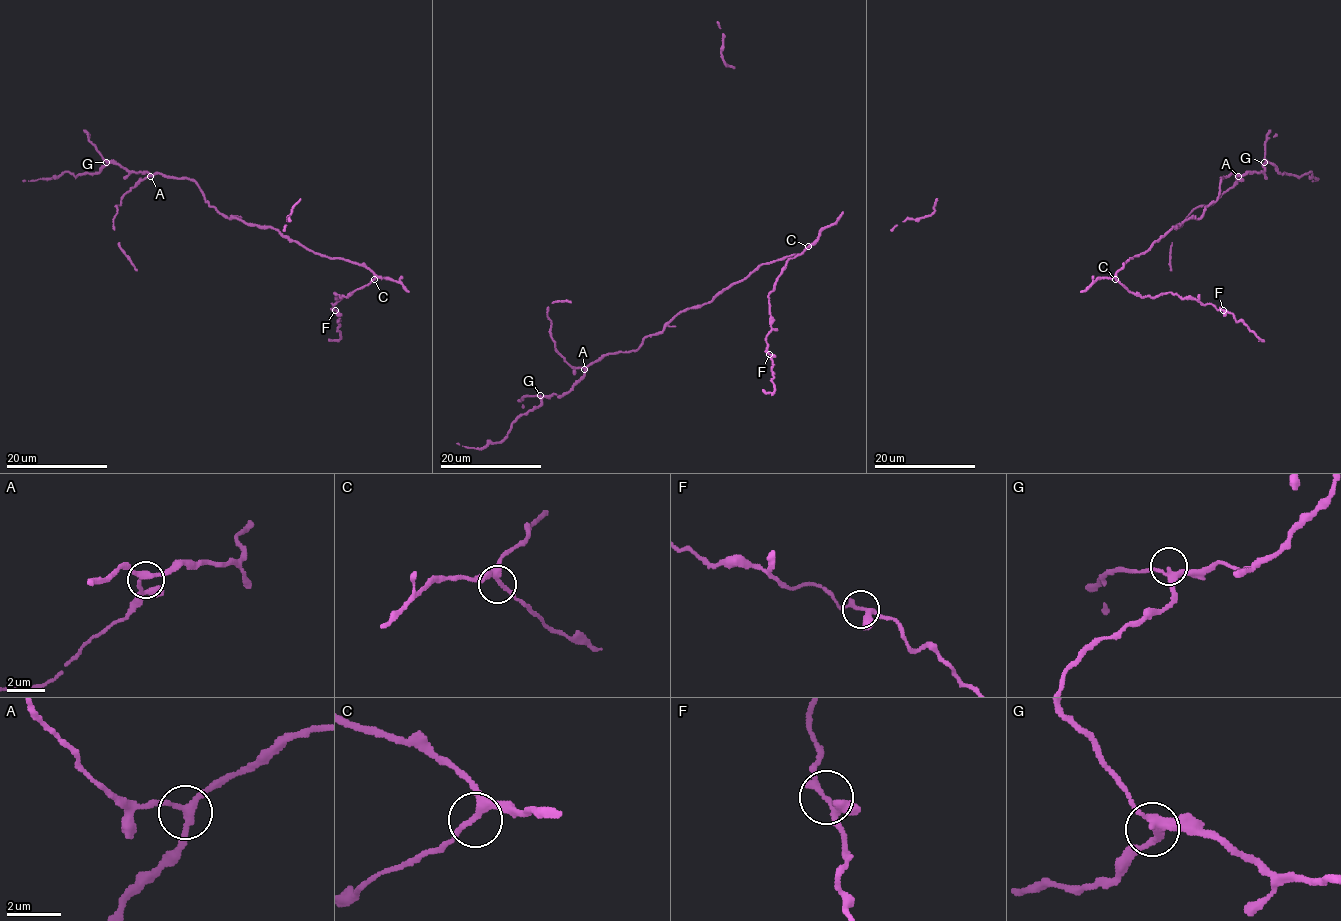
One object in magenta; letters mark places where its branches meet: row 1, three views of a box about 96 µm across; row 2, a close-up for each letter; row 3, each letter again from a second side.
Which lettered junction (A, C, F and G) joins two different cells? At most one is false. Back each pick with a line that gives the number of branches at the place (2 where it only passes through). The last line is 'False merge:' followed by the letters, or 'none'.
False merge: none

